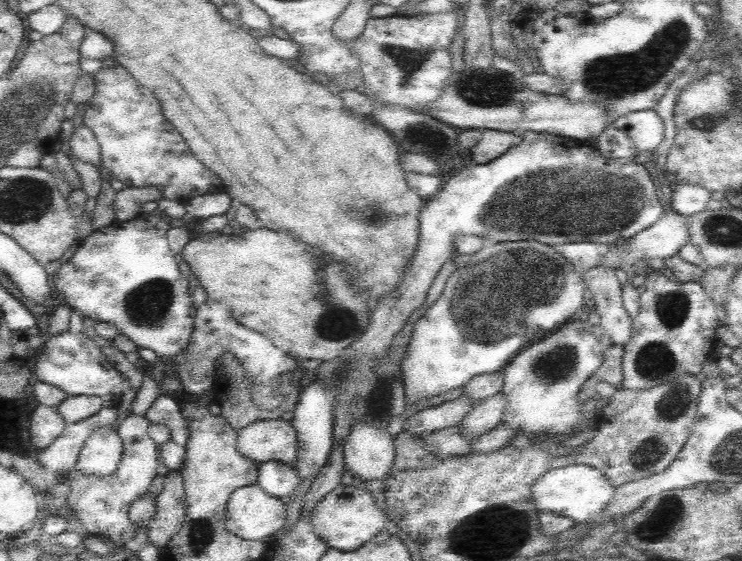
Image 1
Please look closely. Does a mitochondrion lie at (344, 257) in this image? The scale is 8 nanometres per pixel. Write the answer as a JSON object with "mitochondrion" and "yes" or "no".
{"mitochondrion":"no"}

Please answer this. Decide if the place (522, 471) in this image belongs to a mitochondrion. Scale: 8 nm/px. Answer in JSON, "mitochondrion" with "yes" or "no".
{"mitochondrion":"no"}

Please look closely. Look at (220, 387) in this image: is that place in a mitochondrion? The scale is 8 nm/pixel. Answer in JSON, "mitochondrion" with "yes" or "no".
{"mitochondrion":"no"}

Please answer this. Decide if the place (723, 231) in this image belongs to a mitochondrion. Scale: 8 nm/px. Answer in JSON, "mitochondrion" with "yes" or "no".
{"mitochondrion":"yes"}

